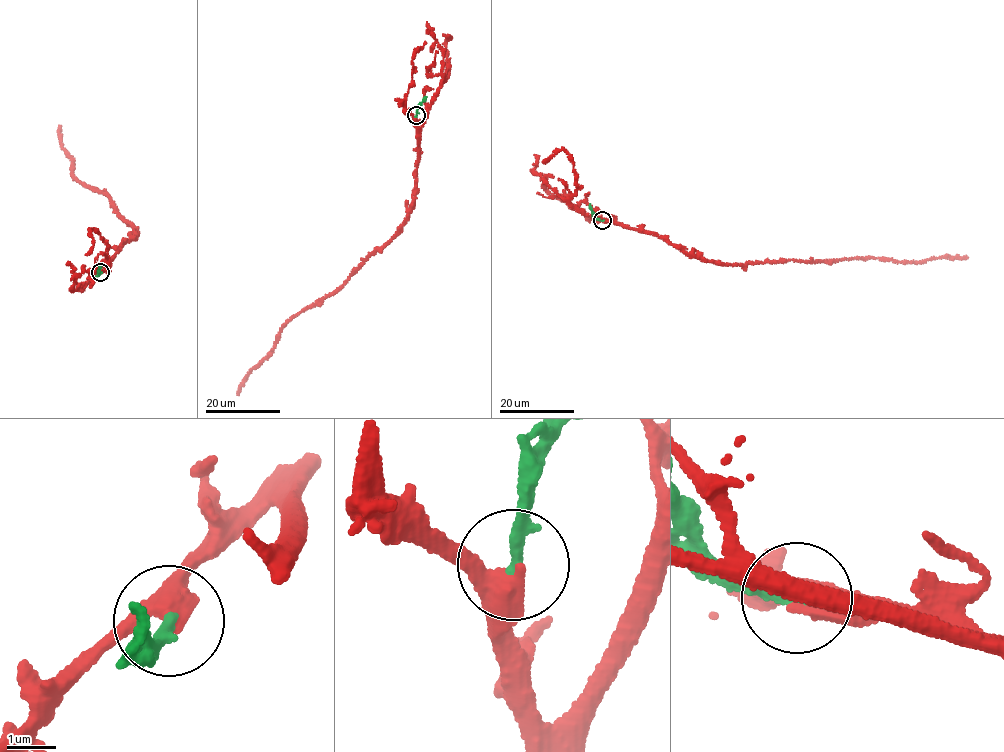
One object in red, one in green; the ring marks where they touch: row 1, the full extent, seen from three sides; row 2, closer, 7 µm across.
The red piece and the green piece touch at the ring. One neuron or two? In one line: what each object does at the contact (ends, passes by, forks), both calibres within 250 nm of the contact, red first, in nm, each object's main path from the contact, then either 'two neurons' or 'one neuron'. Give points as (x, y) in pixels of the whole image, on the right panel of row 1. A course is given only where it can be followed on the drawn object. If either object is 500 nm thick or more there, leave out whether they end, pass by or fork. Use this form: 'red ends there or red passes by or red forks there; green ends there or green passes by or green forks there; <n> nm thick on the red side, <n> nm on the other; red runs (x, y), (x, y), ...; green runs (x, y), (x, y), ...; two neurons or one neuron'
red passes by; green ends there; 320 nm thick on the red side, 260 nm on the other; red runs (601, 220), (656, 233), (685, 252), (720, 264), (864, 257), (918, 262), (967, 257); green runs (601, 220), (595, 217), (589, 204); two neurons

